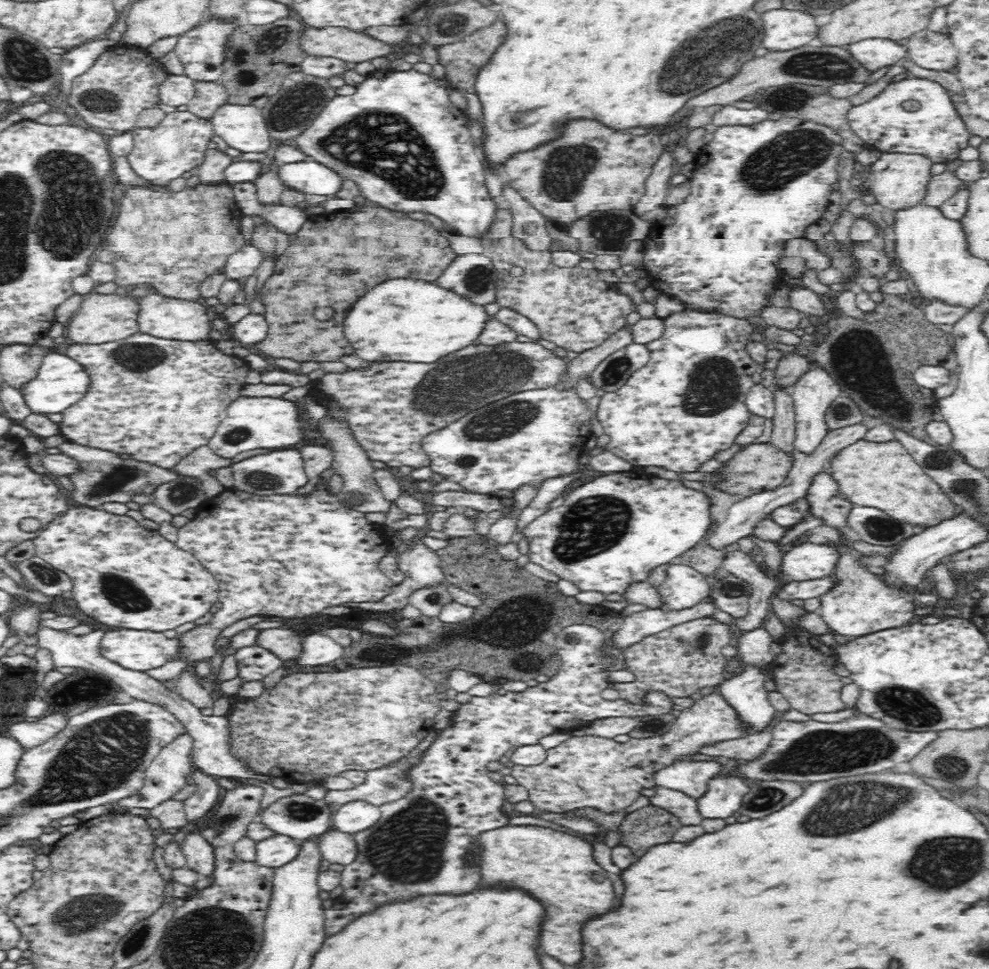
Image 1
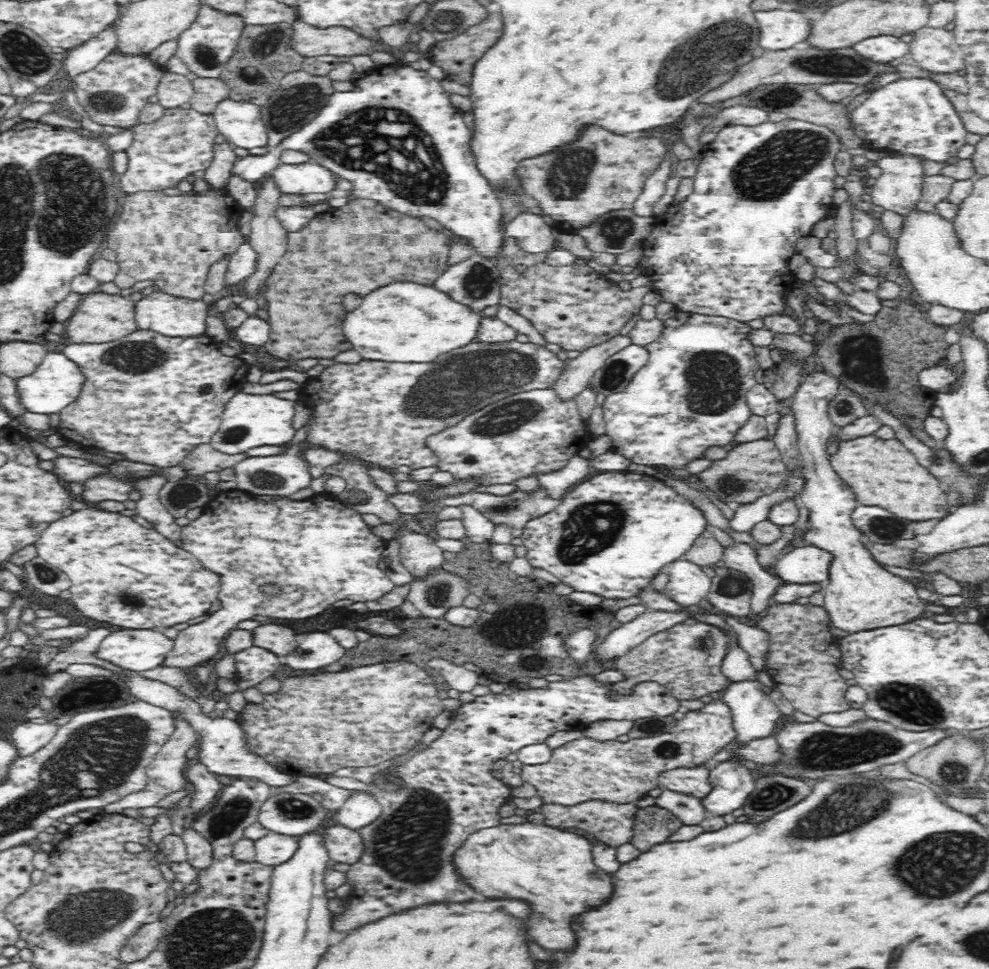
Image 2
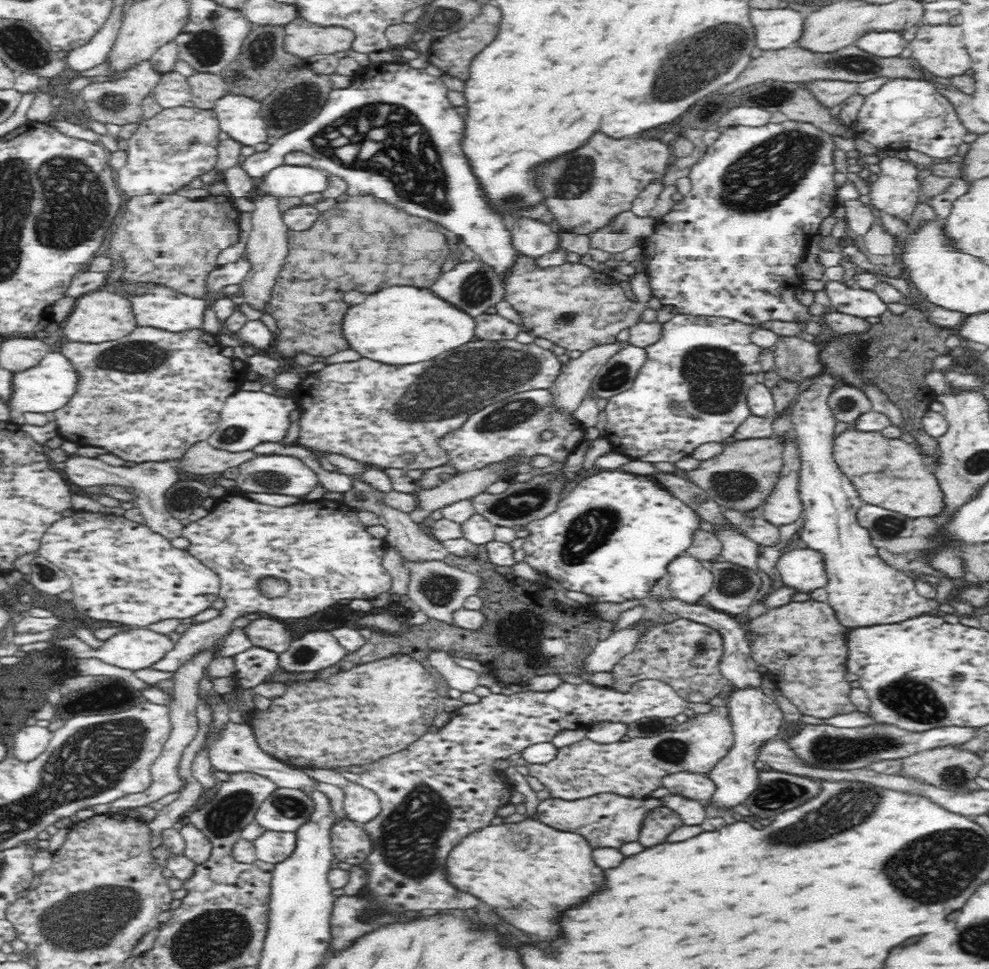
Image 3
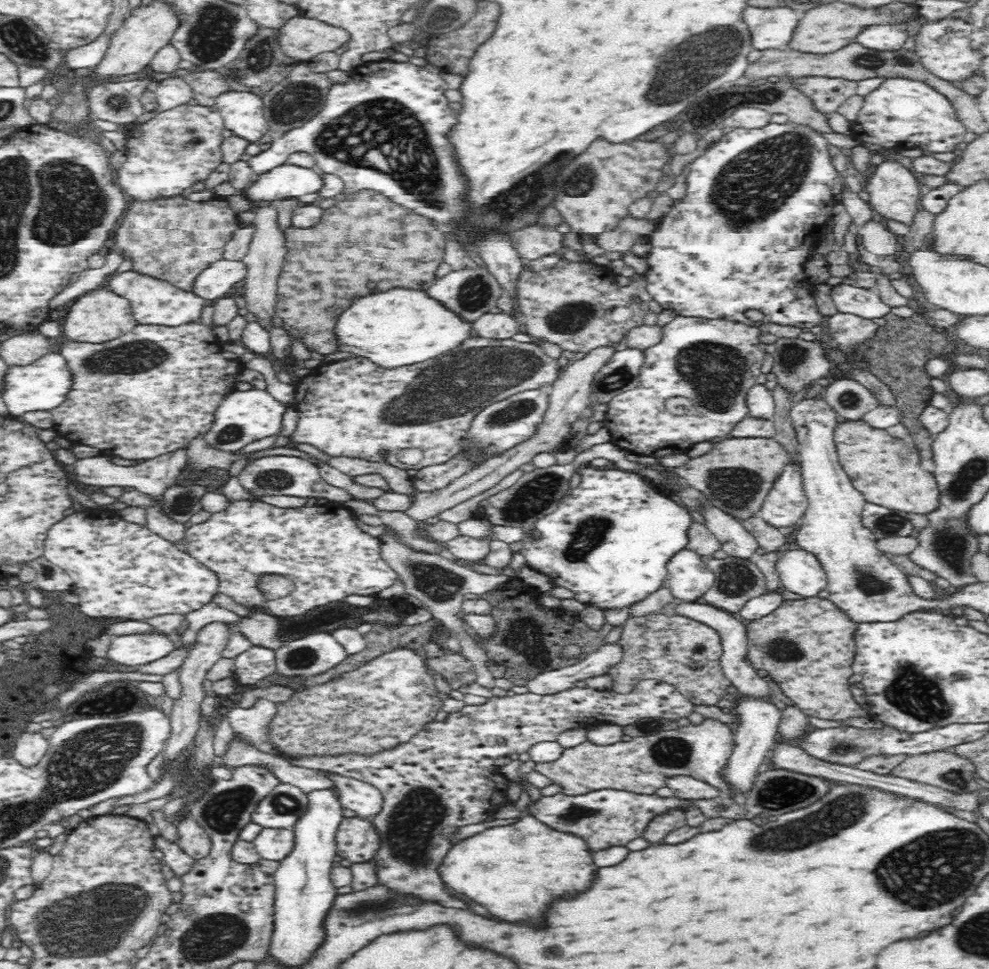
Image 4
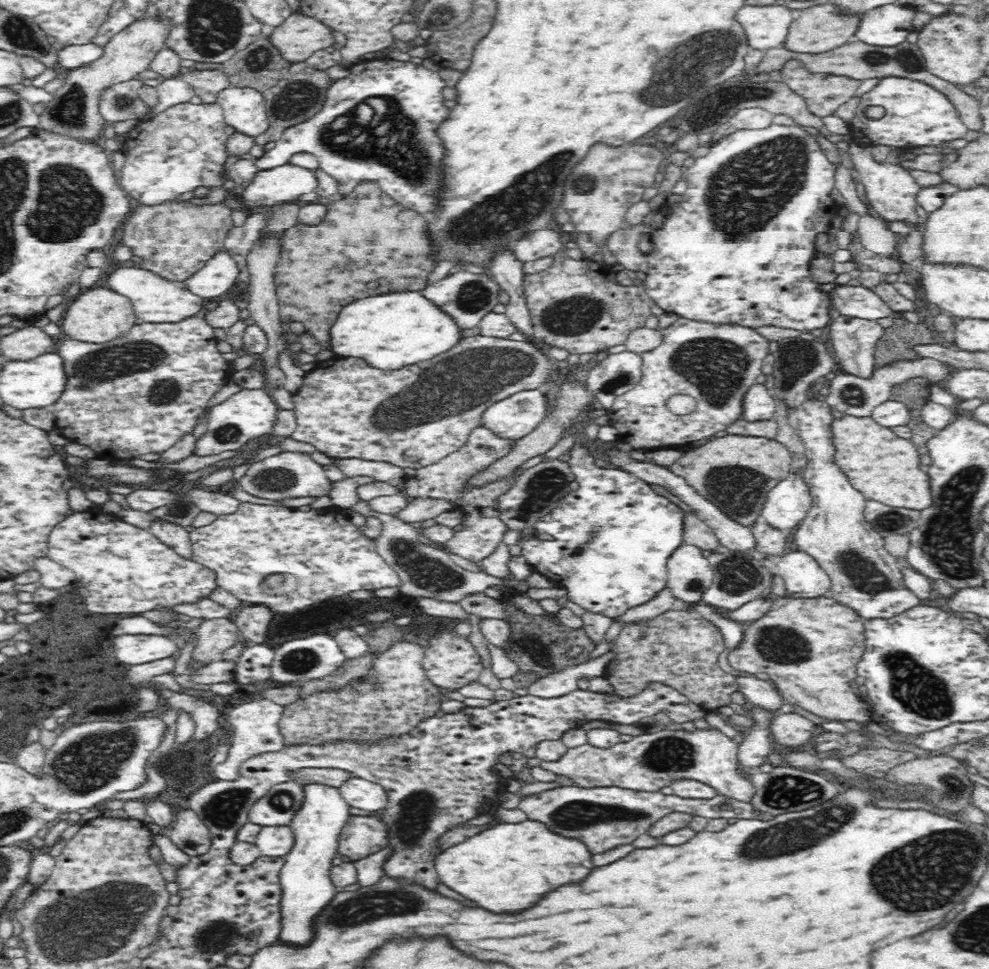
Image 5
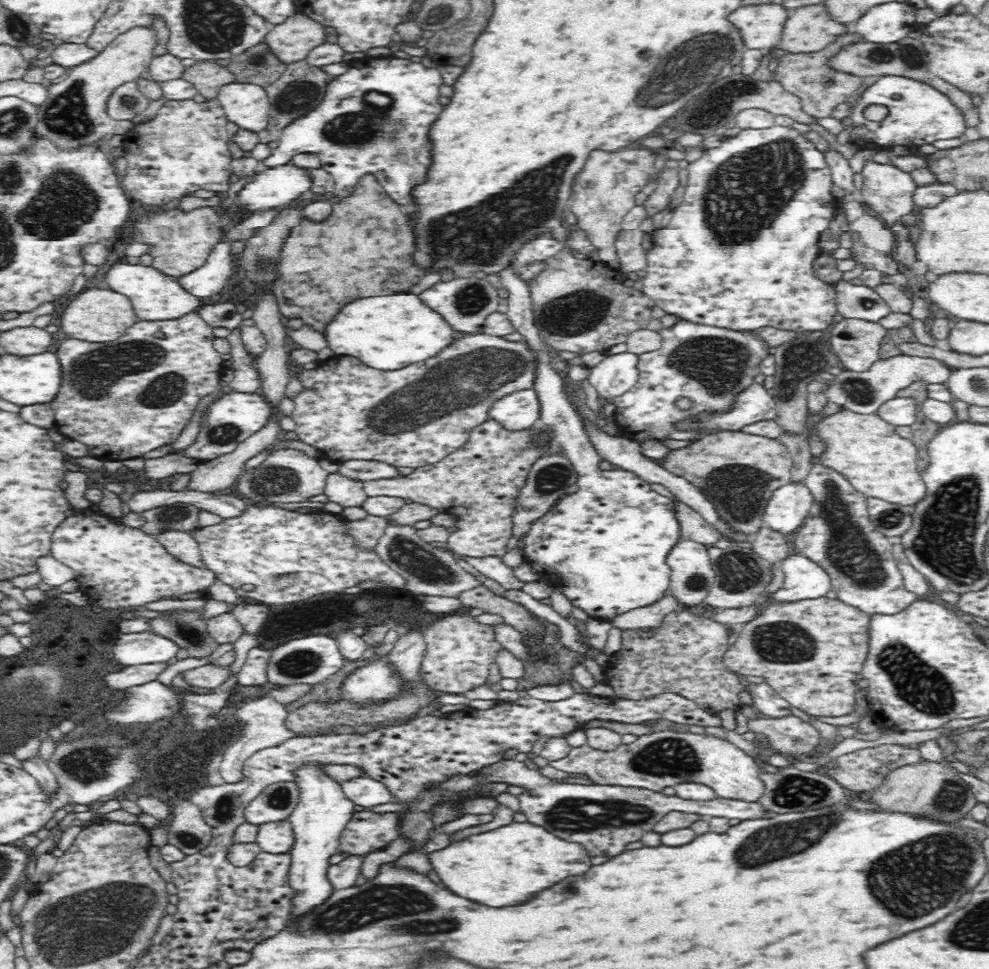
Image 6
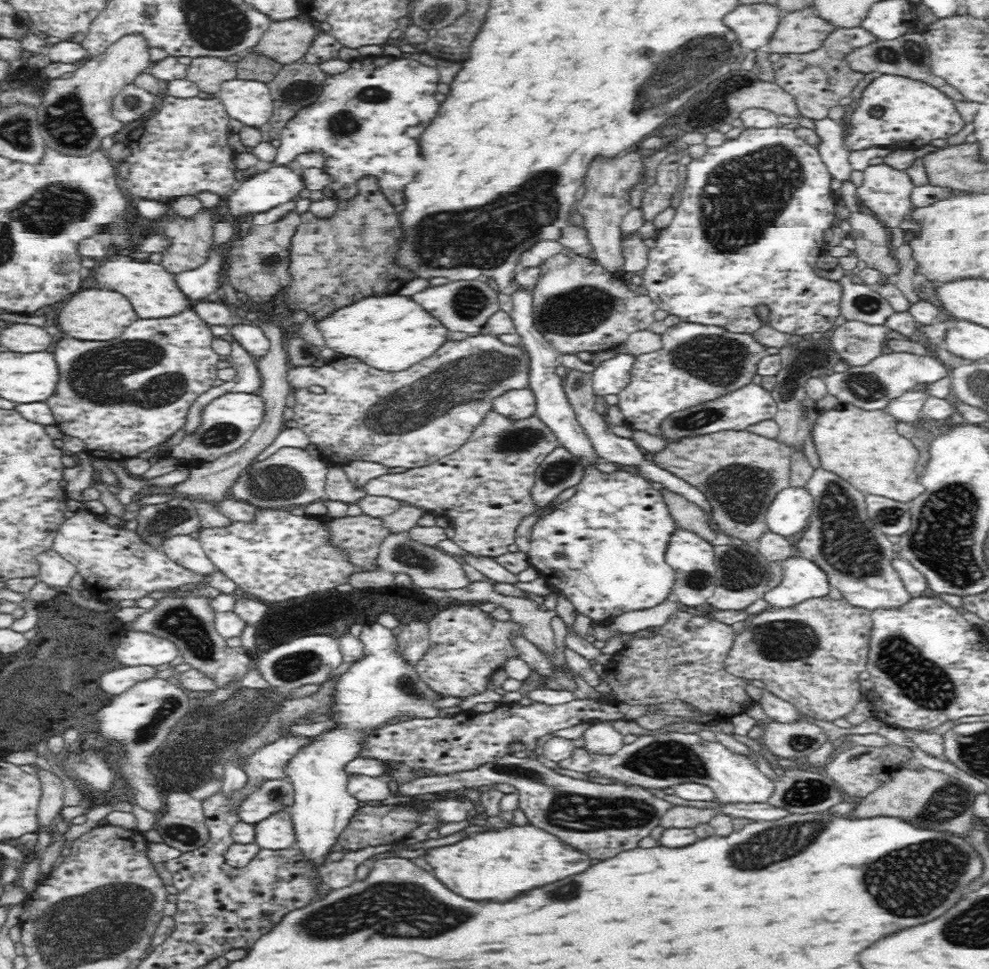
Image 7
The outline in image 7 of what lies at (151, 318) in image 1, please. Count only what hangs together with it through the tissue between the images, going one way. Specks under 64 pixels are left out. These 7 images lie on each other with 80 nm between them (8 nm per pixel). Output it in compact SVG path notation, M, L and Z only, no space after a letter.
M110 254L116 258L105 258L100 261L96 278L104 288L123 294L134 307L138 318L170 318L192 309L196 301L182 292L176 282L175 275L166 272L162 266L152 263L141 256L129 257L126 255Z

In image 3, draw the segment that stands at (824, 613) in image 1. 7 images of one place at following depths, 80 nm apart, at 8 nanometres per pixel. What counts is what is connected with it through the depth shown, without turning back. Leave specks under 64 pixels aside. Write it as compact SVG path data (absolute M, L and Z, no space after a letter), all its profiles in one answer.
M823 372L806 381L797 395L790 409L791 426L794 438L797 440L801 465L799 468L798 497L802 501L804 522L800 539L806 546L824 554L827 572L828 592L826 602L834 611L836 620L844 629L866 628L884 624L900 624L909 618L936 611L939 603L936 599L922 598L915 587L915 580L908 577L903 571L895 569L884 562L877 554L877 548L871 543L869 532L858 524L856 512L864 502L859 497L855 486L844 476L832 458L834 433L837 420L827 402L829 397L838 388L838 382L832 375Z

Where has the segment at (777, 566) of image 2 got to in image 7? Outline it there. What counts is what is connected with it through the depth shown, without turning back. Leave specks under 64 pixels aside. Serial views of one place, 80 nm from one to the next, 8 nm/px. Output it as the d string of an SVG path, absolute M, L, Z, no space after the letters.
M790 557L779 562L783 578L763 598L769 607L784 608L799 602L822 598L831 589L829 575L816 562L804 557Z

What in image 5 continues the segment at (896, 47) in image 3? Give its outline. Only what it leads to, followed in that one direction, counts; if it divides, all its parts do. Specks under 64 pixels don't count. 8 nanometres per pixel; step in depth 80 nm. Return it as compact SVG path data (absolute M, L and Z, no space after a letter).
M893 3L870 11L854 34L854 40L870 46L895 47L913 30L916 11L909 6Z

